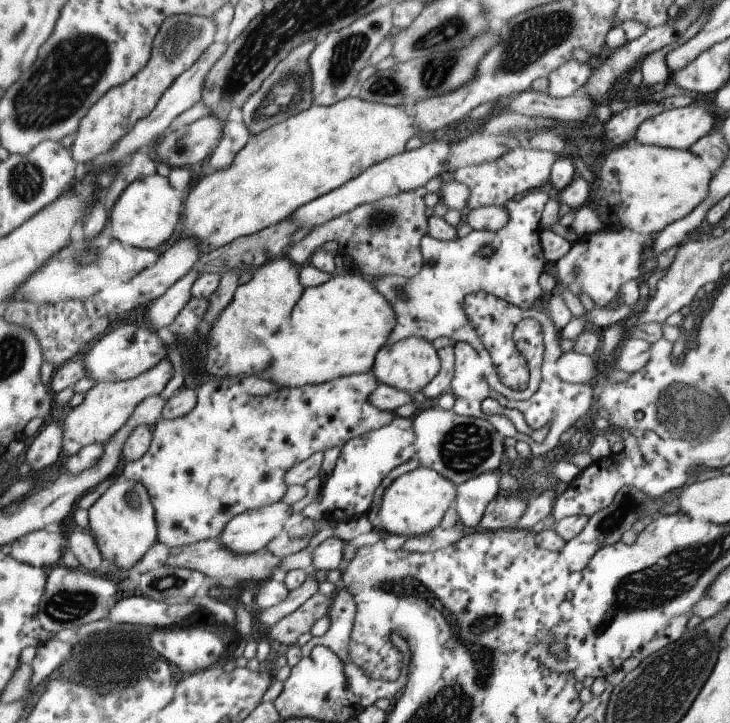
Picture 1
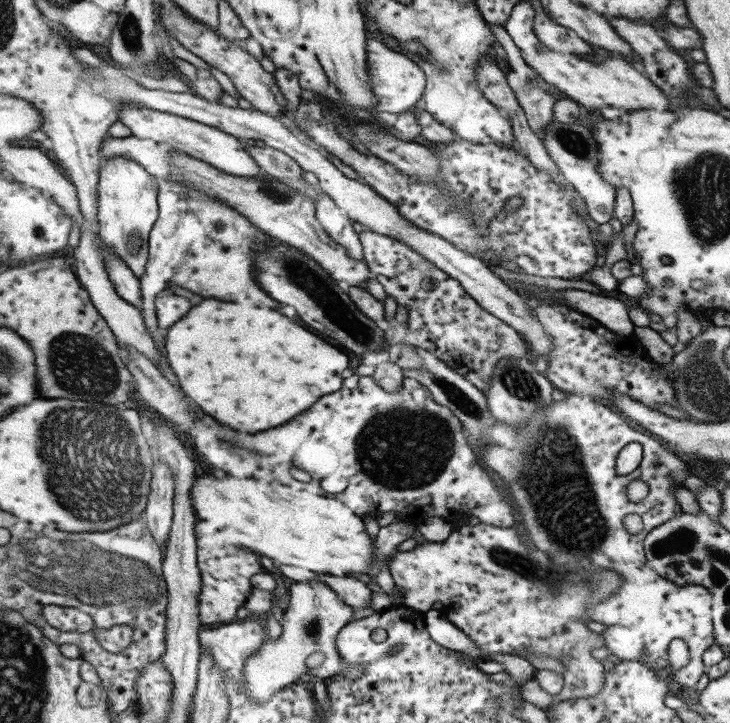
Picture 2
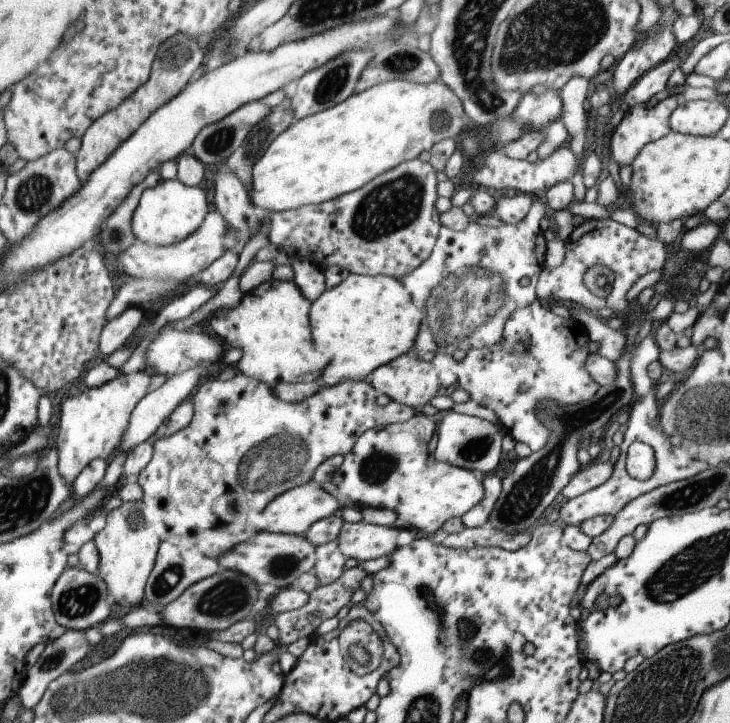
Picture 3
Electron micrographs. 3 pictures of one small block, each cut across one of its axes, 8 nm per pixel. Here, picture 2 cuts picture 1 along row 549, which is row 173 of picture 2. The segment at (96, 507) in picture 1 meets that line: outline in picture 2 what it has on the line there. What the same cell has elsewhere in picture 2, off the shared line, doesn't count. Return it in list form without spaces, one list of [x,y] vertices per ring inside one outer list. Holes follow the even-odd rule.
[[[126,157],[103,159],[98,181],[99,240],[140,278],[146,273],[149,234],[158,220],[158,182],[140,163]]]

